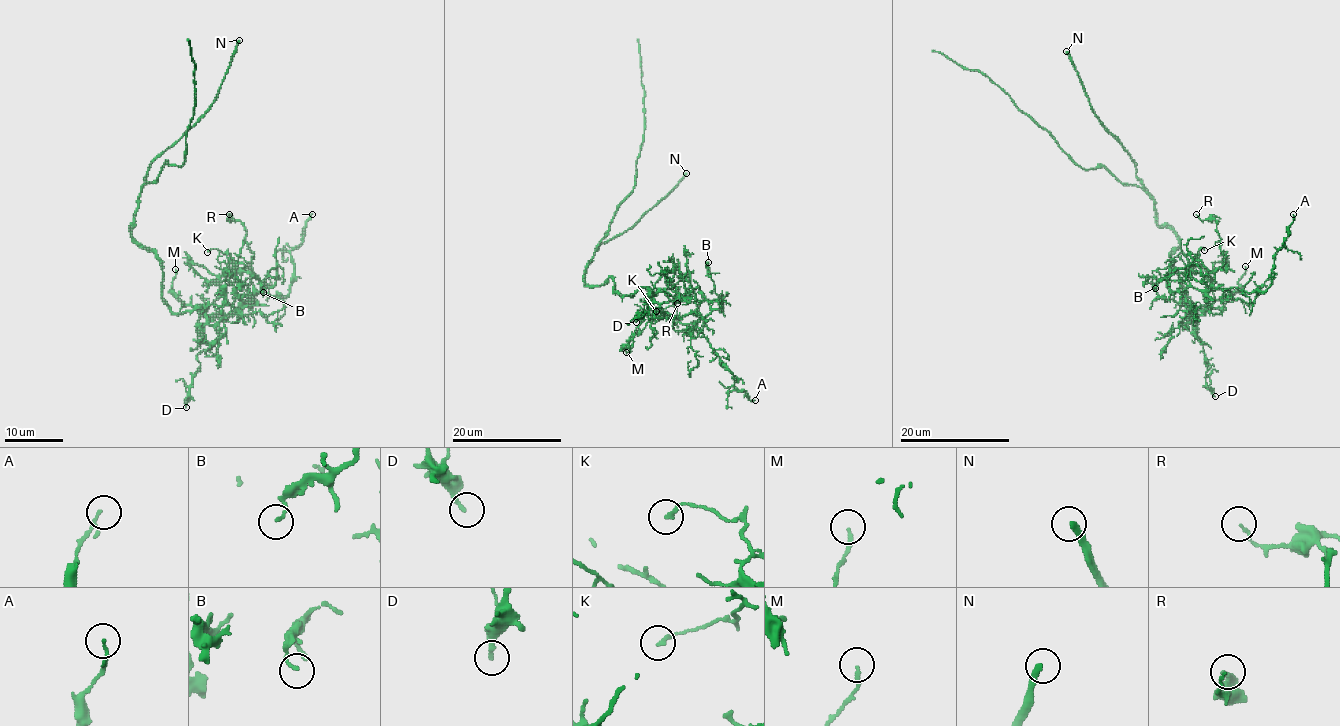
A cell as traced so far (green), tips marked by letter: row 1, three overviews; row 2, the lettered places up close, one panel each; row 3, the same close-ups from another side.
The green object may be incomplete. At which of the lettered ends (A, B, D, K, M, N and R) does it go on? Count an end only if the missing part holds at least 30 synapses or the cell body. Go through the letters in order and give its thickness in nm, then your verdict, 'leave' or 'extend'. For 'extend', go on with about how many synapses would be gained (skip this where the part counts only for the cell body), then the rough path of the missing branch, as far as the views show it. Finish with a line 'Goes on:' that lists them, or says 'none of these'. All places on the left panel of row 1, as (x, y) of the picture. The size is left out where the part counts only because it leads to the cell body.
A: calibre 130 nm; leave
B: calibre 120 nm; leave
D: calibre 200 nm; leave
K: calibre 160 nm; leave
M: calibre 150 nm; leave
N: calibre 240 nm; extend
R: calibre 110 nm; leave
Goes on: N

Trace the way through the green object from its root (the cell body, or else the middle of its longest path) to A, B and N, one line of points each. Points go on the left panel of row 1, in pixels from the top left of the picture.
A: (142, 244), (174, 313), (228, 314), (260, 291), (289, 292), (290, 252), (312, 214)
B: (142, 244), (161, 265), (162, 301), (174, 313), (242, 308), (274, 284), (276, 266), (263, 292)
N: (142, 244), (132, 236), (130, 228), (135, 224), (137, 198), (148, 167), (209, 109), (239, 40)

